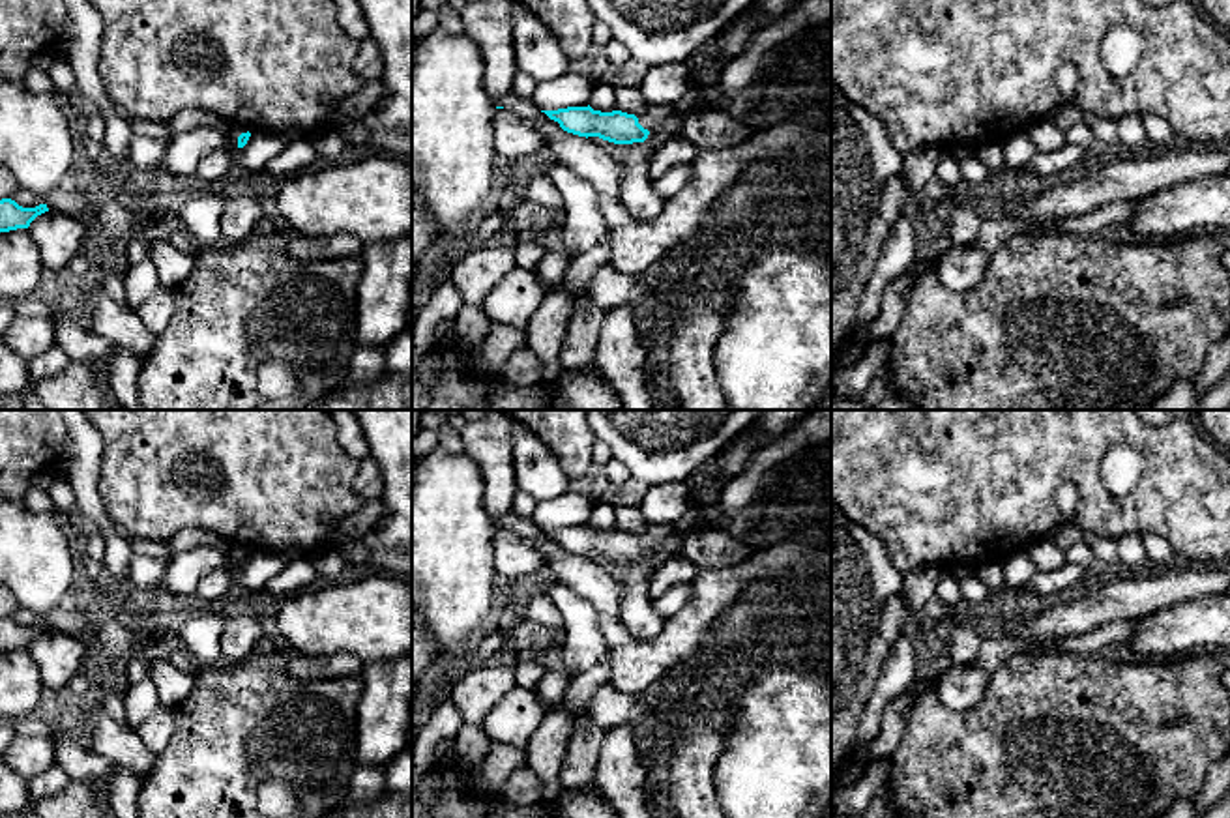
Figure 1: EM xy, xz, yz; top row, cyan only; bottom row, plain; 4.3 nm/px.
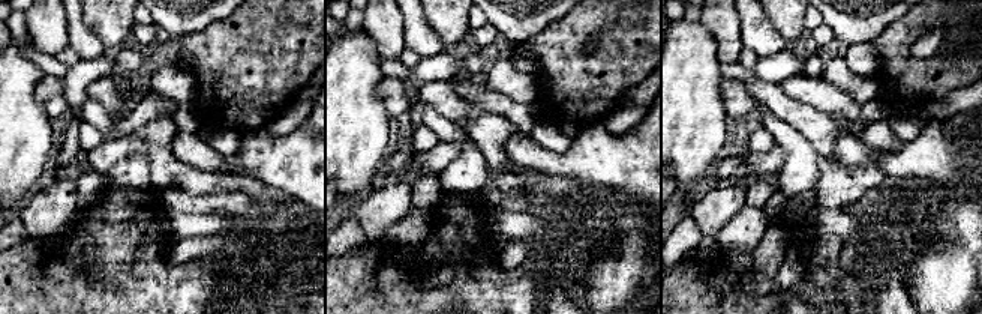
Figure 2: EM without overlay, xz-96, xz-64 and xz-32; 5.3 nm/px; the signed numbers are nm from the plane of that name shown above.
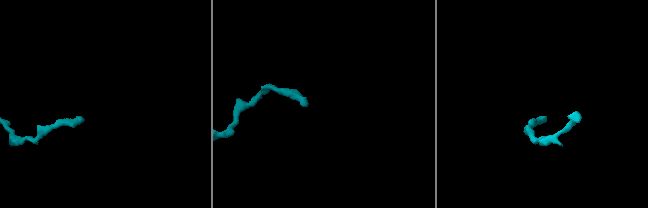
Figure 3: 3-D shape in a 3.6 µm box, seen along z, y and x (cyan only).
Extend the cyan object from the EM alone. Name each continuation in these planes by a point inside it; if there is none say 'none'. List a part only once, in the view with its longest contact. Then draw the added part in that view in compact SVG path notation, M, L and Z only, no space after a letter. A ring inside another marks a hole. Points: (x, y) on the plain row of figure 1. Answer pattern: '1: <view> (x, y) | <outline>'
1: xz (813, 429) | M811 410L792 423L784 434L769 440L754 453L751 464L721 489L713 511L691 507L674 522L650 524L637 535L638 543L653 550L668 535L685 535L710 528L713 519L758 500L766 489L766 479L781 464L807 447L822 446L827 438L831 438L831 410Z

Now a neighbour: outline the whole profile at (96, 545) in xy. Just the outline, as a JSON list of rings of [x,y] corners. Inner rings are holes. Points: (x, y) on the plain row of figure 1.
[[[82,524],[82,528],[84,528],[84,533],[86,533],[86,554],[92,560],[101,562],[103,554],[107,550],[107,543],[105,543],[101,532],[95,530],[94,526],[86,526],[86,524]]]

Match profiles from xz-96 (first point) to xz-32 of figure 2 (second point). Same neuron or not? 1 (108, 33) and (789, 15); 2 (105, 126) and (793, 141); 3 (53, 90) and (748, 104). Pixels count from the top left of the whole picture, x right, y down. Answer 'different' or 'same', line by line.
1: same
2: same
3: same

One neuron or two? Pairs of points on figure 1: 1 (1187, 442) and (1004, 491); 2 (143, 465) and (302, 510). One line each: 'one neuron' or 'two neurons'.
1: one neuron
2: one neuron

